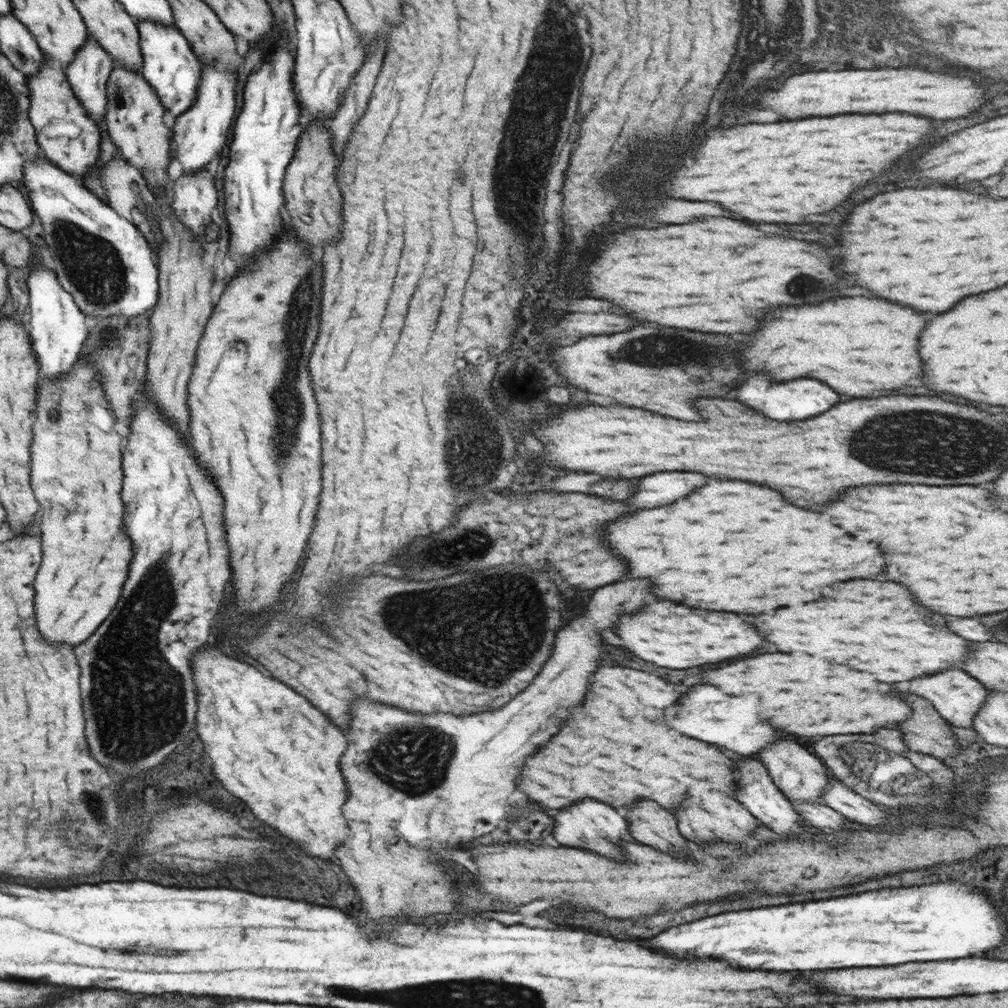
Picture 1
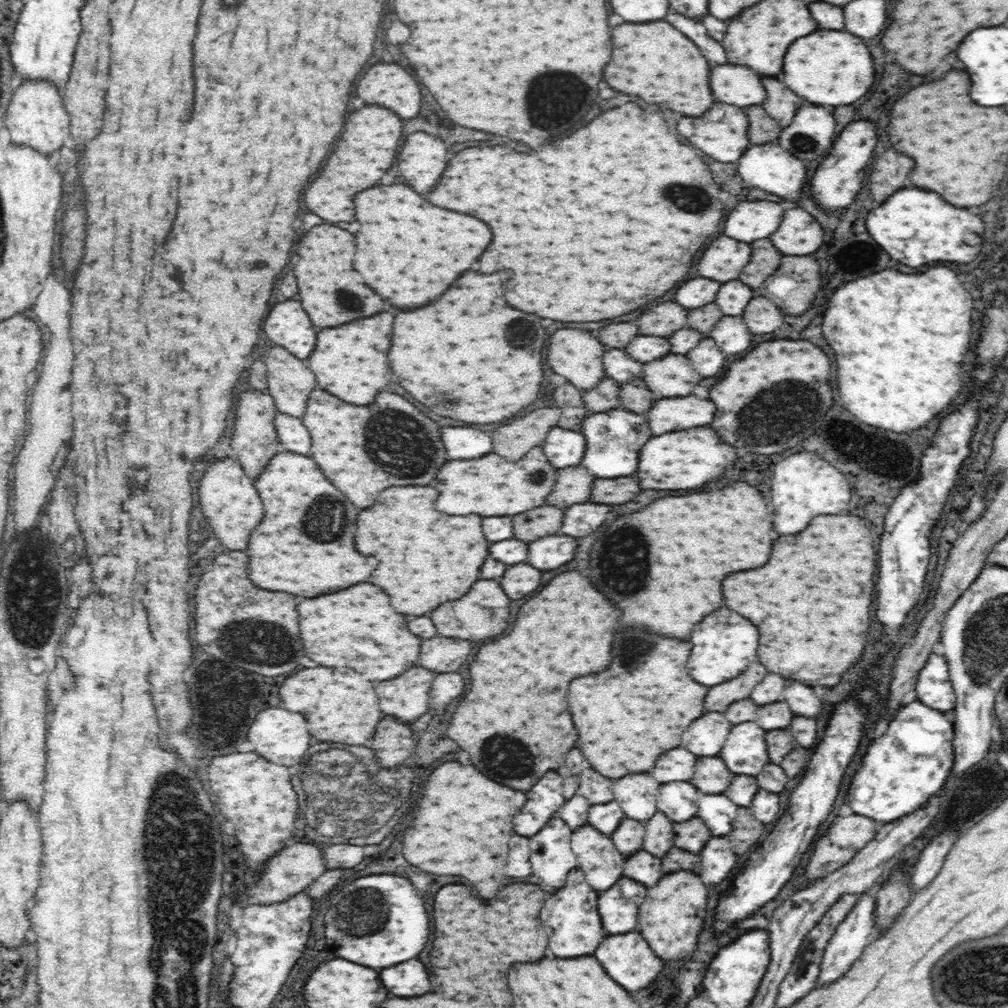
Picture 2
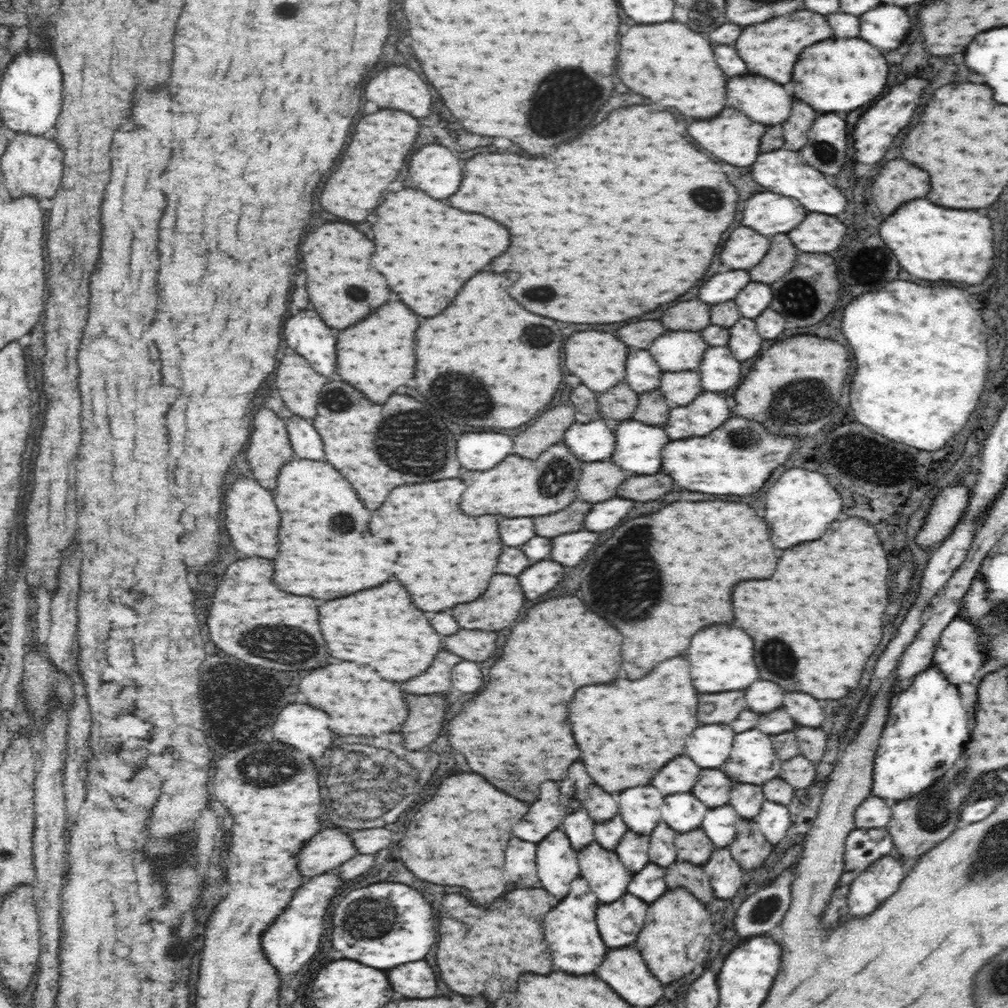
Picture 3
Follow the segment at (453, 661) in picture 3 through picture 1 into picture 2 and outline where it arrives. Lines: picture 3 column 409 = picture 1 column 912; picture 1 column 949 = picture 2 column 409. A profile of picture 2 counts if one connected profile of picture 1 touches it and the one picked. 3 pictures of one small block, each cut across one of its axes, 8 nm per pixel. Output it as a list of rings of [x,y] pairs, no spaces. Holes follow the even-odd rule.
[[[414,666],[406,670],[402,676],[378,682],[376,696],[380,710],[388,716],[396,716],[404,723],[412,724],[430,707],[430,686],[437,673],[424,670],[422,666]]]

